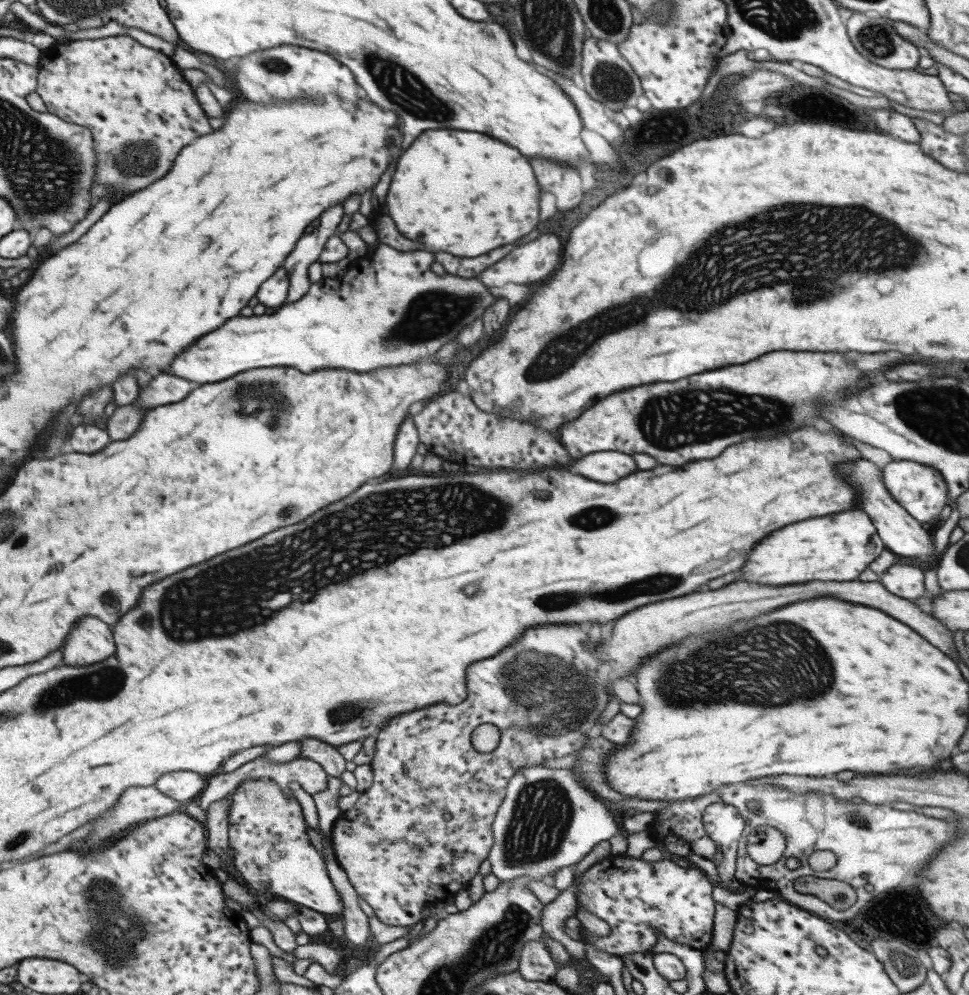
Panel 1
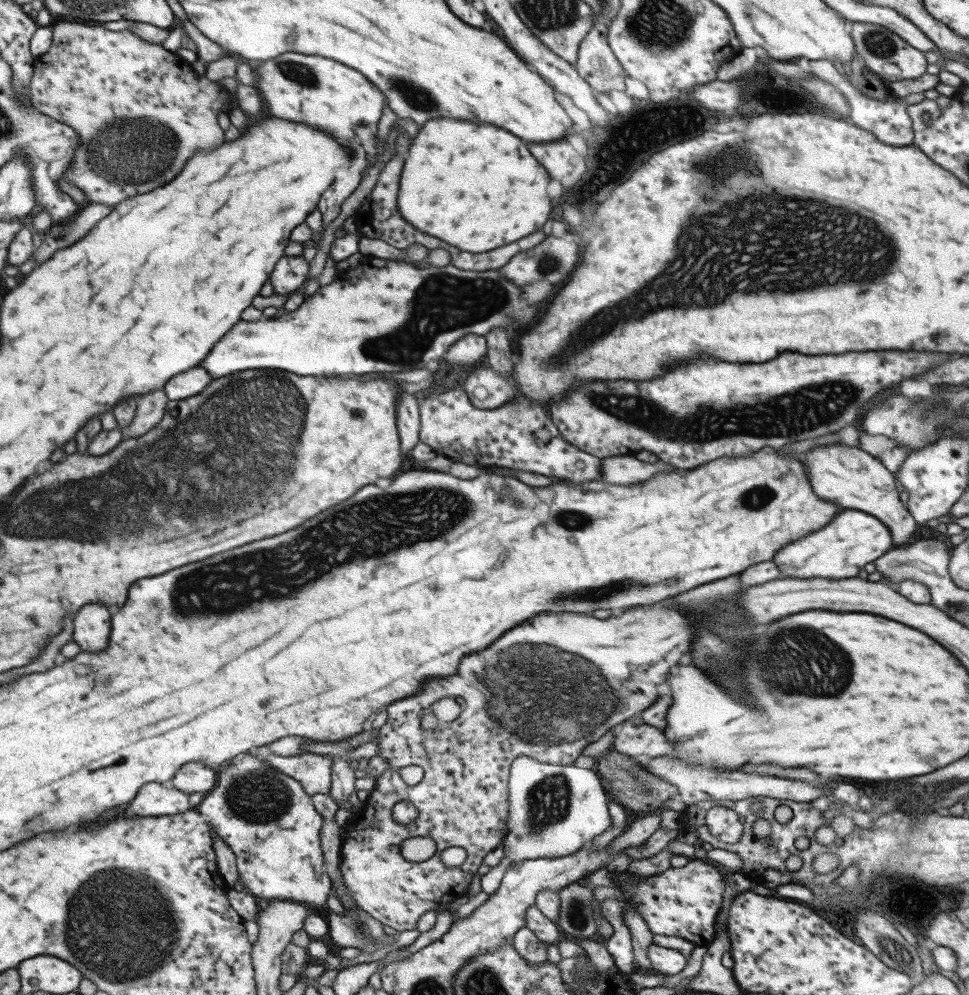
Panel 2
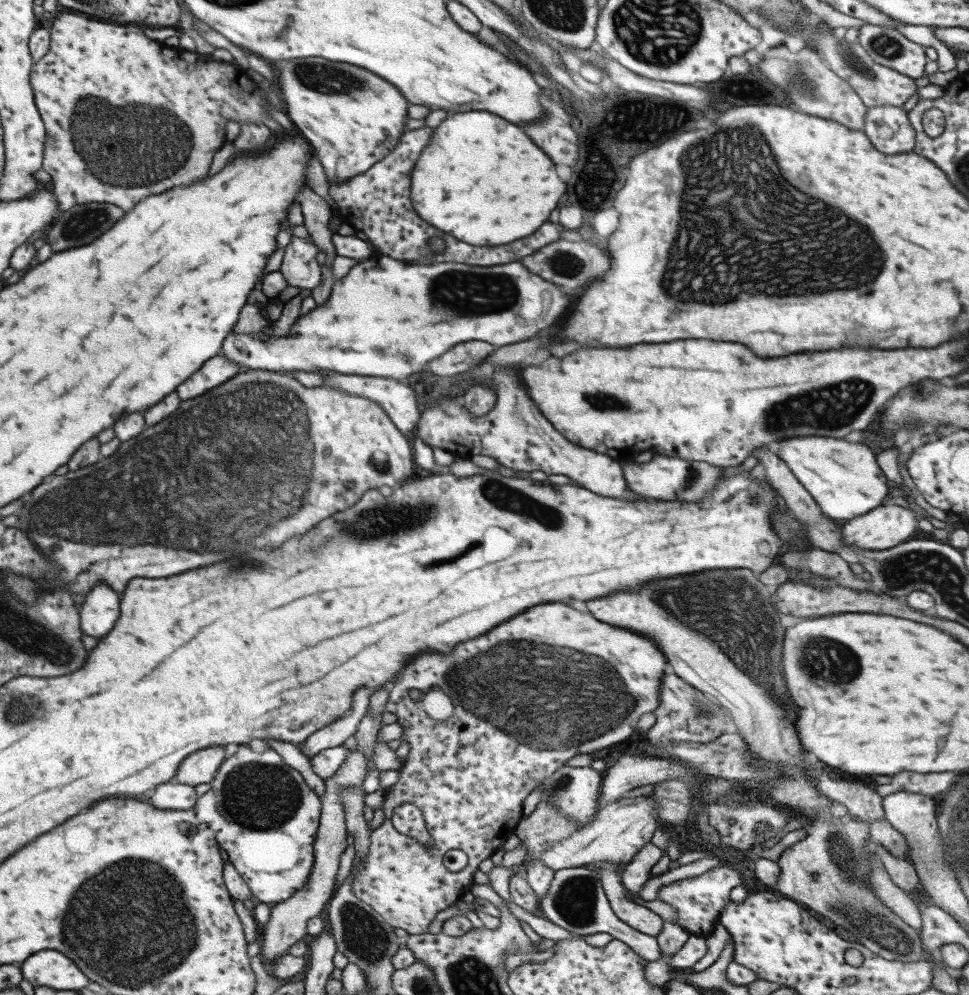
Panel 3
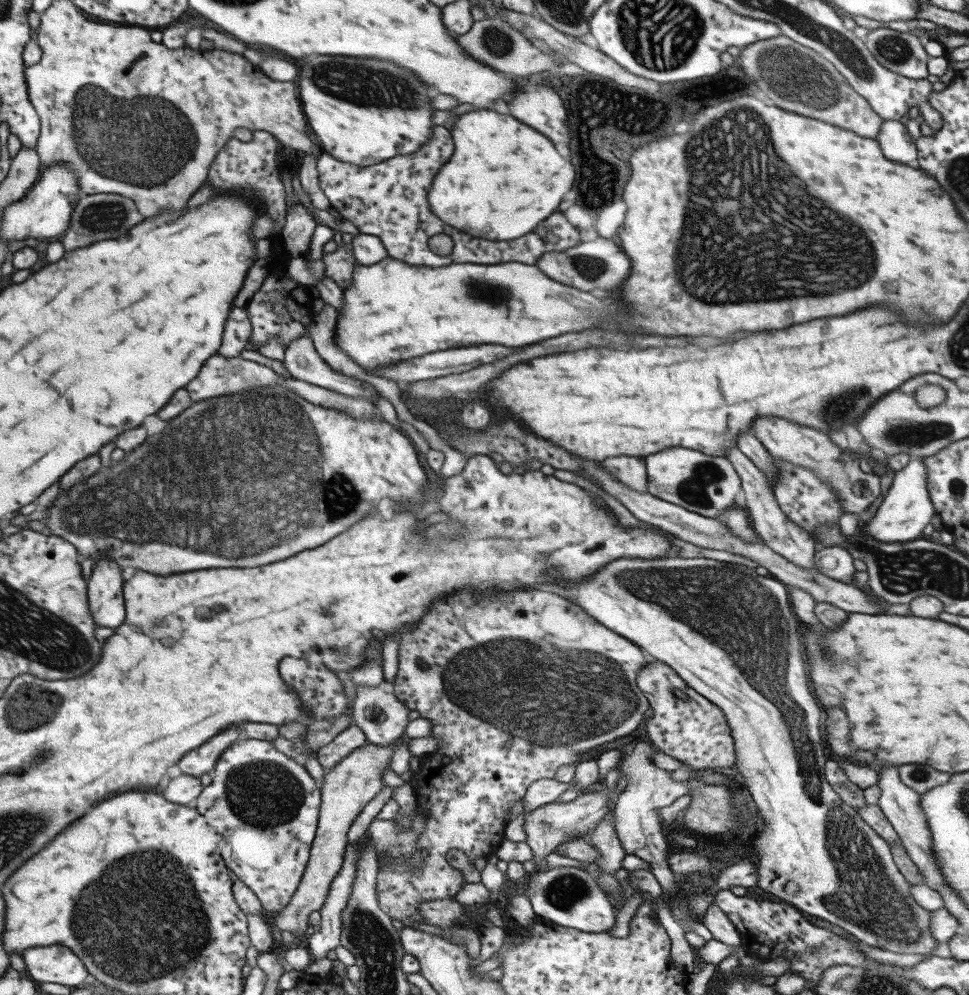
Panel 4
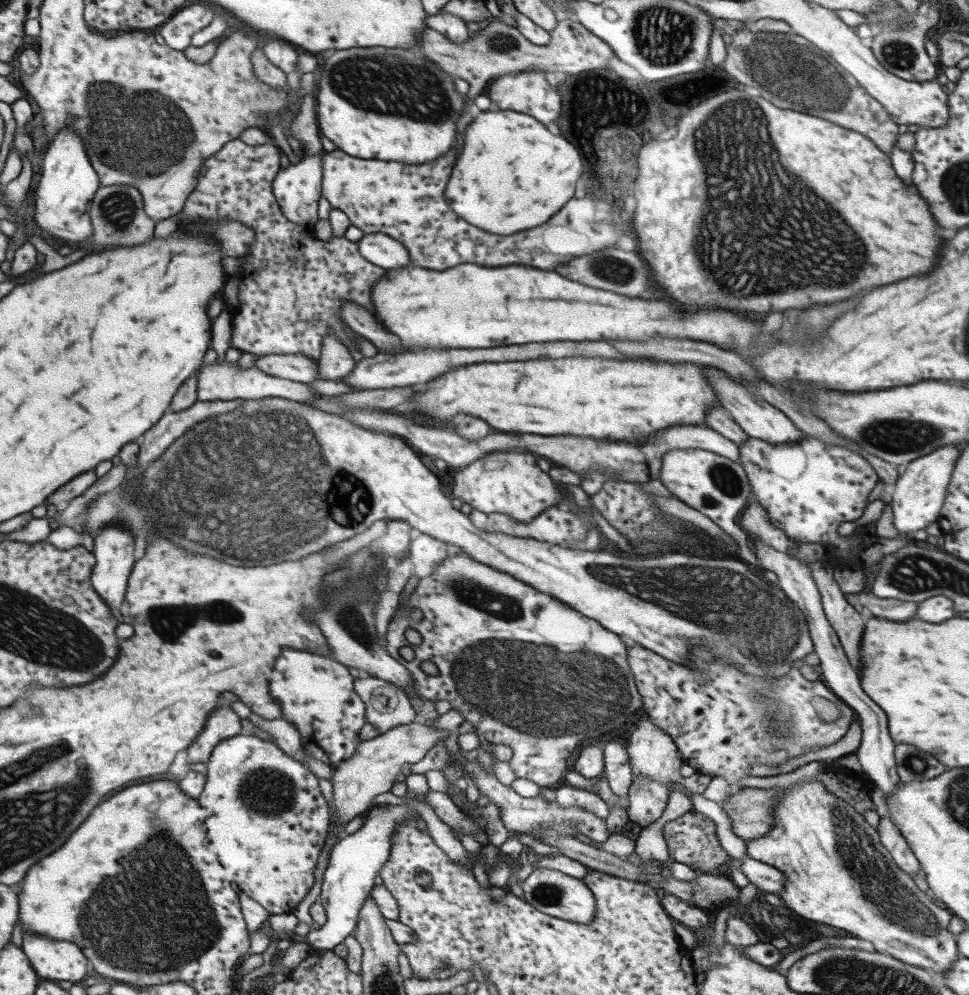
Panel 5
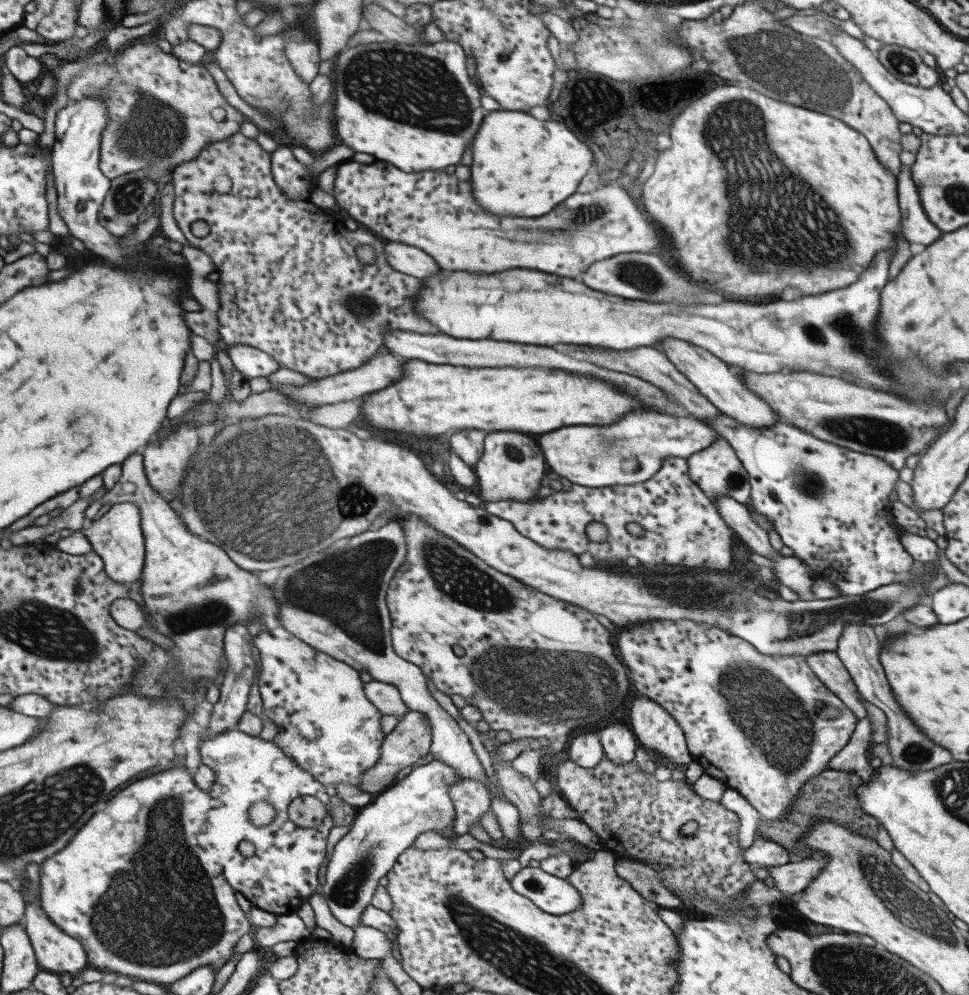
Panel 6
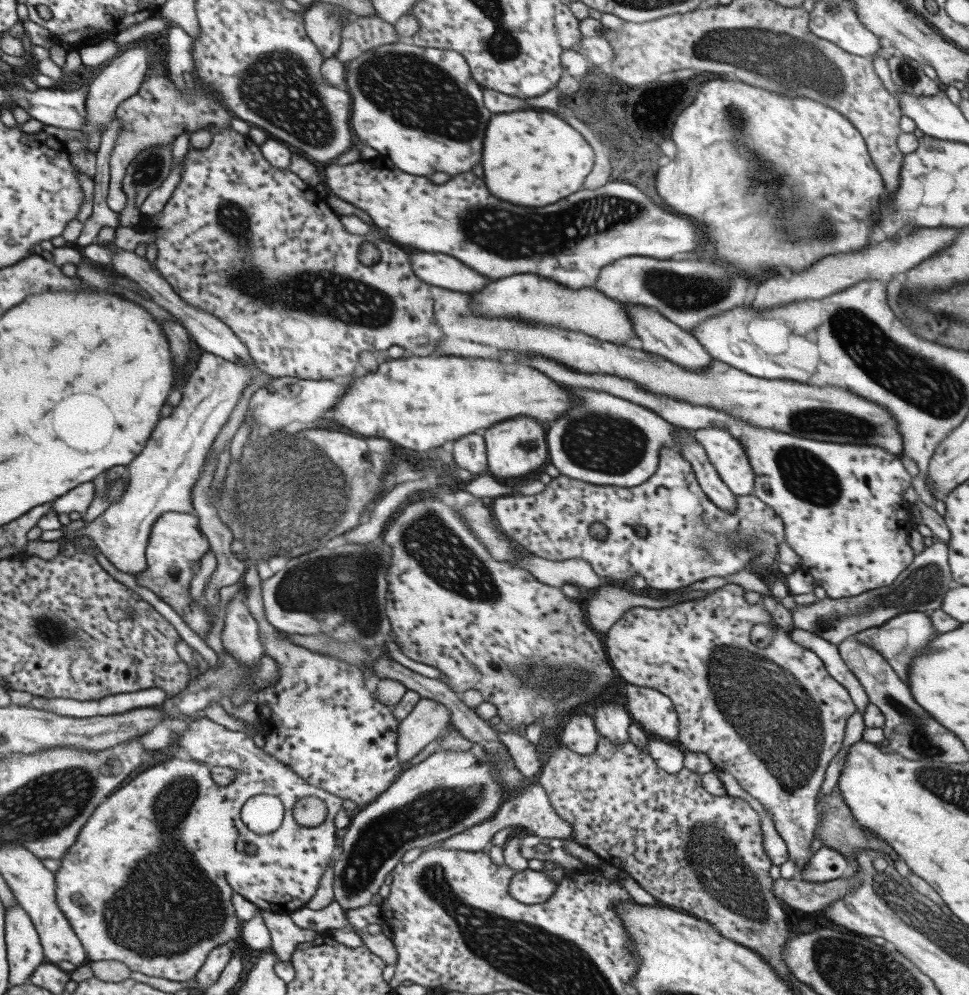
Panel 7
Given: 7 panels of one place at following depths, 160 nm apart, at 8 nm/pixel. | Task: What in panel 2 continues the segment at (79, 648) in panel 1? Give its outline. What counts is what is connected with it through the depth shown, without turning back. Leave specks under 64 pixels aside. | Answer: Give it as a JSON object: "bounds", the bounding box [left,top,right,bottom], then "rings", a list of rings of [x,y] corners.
{"bounds":[73,604,109,652],"rings":[[[89,604],[74,616],[73,641],[81,644],[82,651],[99,652],[107,648],[109,612],[101,604]]]}

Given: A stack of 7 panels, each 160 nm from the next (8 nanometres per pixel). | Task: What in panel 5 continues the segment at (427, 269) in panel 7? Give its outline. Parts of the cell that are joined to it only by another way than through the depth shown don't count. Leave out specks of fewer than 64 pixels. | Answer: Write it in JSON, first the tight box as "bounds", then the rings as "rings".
{"bounds":[357,233,412,268],"rings":[[[381,233],[363,234],[357,244],[360,255],[379,268],[412,266],[410,254],[406,248],[390,236]]]}

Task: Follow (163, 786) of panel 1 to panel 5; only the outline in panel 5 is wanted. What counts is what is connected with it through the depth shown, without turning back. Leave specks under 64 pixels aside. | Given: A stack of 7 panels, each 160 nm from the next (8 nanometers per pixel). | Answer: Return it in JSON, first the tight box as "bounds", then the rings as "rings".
{"bounds":[186,706,242,764],"rings":[[[218,706],[208,712],[201,732],[186,748],[187,764],[203,762],[209,758],[211,750],[220,741],[242,732],[239,716],[229,706]]]}

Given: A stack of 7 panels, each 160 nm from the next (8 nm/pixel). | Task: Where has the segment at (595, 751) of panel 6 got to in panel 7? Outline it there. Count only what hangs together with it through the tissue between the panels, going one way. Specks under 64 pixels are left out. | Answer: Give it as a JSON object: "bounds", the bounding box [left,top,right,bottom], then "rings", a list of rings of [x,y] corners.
{"bounds":[561,710,599,755],"rings":[[[584,710],[571,711],[565,715],[561,728],[561,744],[569,750],[582,755],[592,753],[599,736],[591,715],[584,713]]]}

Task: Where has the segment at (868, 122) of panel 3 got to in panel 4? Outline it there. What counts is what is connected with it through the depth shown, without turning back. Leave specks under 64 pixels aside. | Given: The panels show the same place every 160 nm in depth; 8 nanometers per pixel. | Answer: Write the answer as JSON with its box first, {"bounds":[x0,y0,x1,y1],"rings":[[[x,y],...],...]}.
{"bounds":[875,120,918,168],"rings":[[[882,120],[879,134],[875,140],[887,160],[918,168],[915,161],[916,146],[907,134],[905,125],[898,120]]]}

